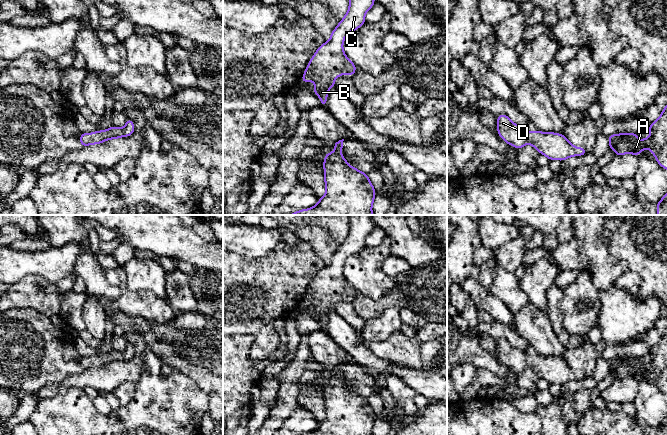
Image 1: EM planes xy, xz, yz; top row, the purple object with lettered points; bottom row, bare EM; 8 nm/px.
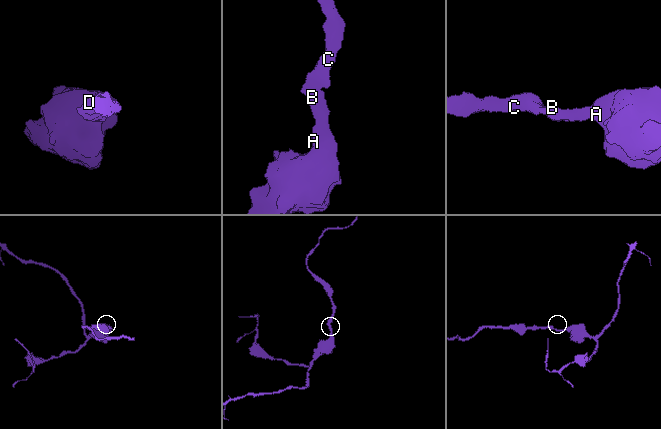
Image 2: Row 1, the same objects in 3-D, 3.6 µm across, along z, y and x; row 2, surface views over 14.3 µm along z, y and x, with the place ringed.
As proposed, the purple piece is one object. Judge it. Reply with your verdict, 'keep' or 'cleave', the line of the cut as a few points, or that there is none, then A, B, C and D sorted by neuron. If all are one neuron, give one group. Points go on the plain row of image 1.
keep | no cut | A B C D

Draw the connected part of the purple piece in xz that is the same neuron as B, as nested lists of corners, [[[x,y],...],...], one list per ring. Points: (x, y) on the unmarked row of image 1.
[[[349,215],[349,232],[344,242],[334,252],[330,264],[324,266],[306,290],[301,304],[304,307],[313,305],[313,317],[321,323],[320,330],[325,331],[328,314],[335,311],[335,302],[347,298],[354,299],[357,291],[346,280],[343,266],[349,256],[360,252],[365,245],[366,236],[375,228],[371,215]]]

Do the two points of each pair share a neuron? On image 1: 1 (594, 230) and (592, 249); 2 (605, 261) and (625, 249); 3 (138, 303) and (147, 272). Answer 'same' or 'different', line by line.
1: same
2: different
3: different

